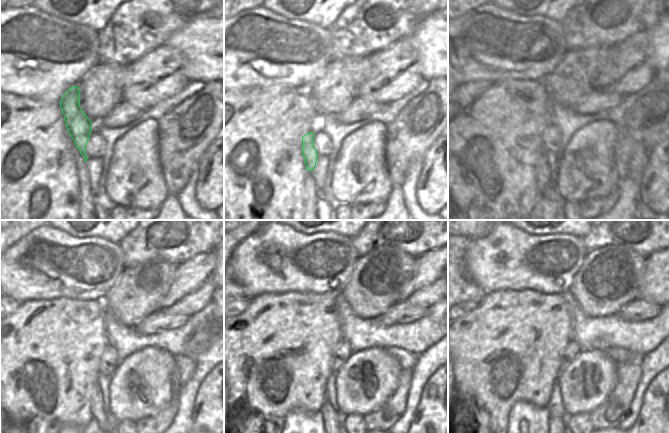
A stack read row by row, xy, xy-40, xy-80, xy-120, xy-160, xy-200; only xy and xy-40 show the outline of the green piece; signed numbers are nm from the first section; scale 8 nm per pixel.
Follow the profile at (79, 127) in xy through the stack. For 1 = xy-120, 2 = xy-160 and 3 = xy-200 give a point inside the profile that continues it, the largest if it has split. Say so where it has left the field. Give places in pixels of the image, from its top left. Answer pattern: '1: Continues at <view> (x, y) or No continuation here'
1: Continues at xy-120 (97, 410)
2: Continues at xy-160 (332, 418)
3: Continues at xy-200 (554, 423).

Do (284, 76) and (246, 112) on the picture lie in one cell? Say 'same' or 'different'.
different

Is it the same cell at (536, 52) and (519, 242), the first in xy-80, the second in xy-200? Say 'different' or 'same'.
same

